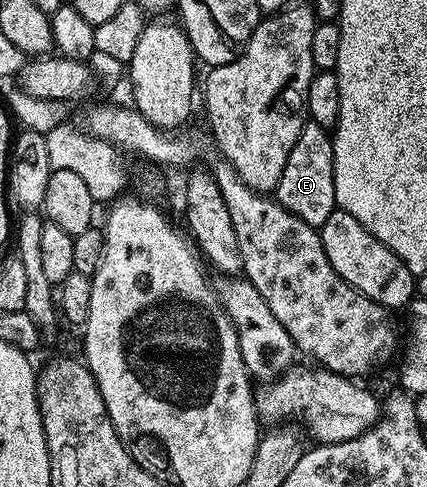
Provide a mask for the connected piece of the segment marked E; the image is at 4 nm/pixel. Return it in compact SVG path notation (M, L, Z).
M310 121L302 125L297 143L287 156L283 176L279 176L275 197L277 203L287 208L287 212L318 228L325 223L327 216L331 216L331 212L337 209L333 175L333 140L330 131Z

